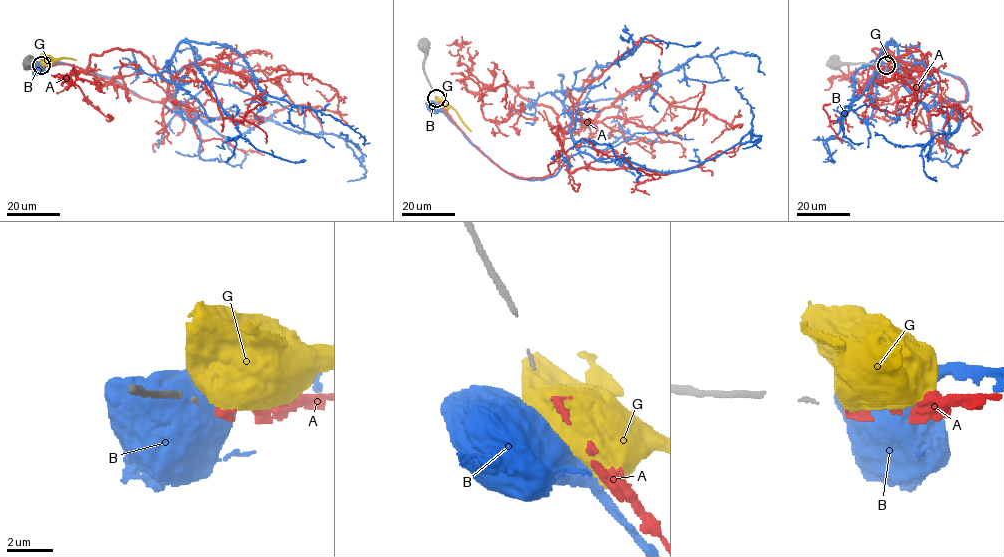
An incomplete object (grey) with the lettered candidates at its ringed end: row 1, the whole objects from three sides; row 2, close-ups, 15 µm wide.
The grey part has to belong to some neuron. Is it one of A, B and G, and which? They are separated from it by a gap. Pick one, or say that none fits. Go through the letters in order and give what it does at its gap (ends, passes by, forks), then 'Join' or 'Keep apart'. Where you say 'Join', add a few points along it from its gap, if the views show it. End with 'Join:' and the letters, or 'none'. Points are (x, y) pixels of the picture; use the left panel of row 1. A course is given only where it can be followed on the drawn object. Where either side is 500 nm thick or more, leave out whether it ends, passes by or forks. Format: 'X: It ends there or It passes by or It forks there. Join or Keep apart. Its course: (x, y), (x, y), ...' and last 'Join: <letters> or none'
A: It ends there. Join. Its course: (43, 65), (72, 64), (156, 101), (208, 59), (249, 80), (310, 74), (335, 90), (343, 125)
B: Keep apart
G: Keep apart
Join: A

